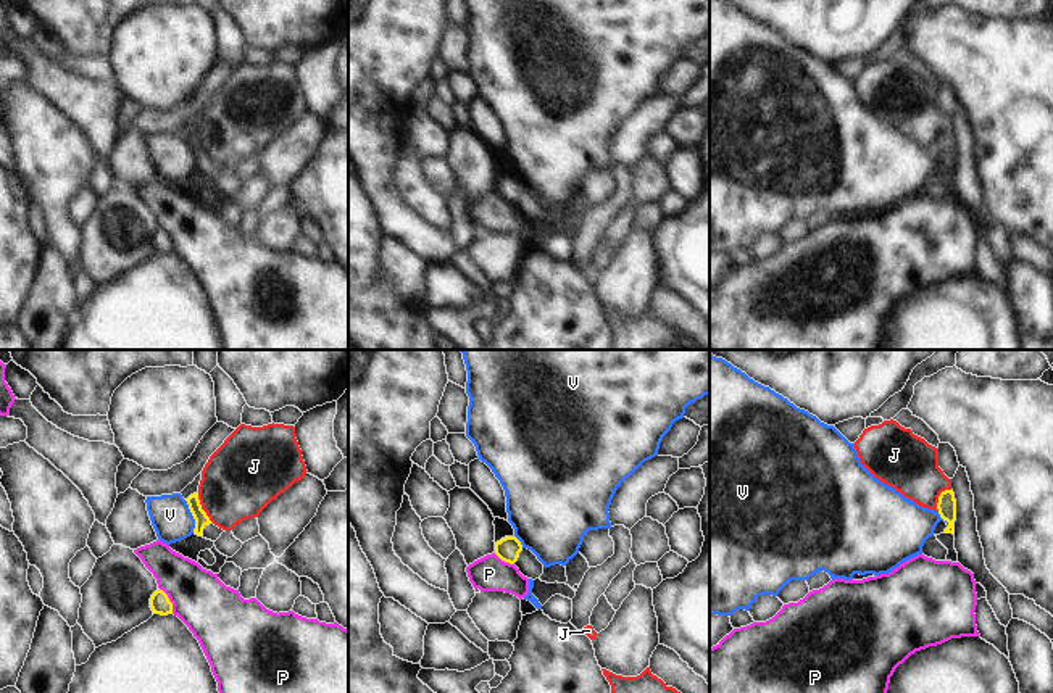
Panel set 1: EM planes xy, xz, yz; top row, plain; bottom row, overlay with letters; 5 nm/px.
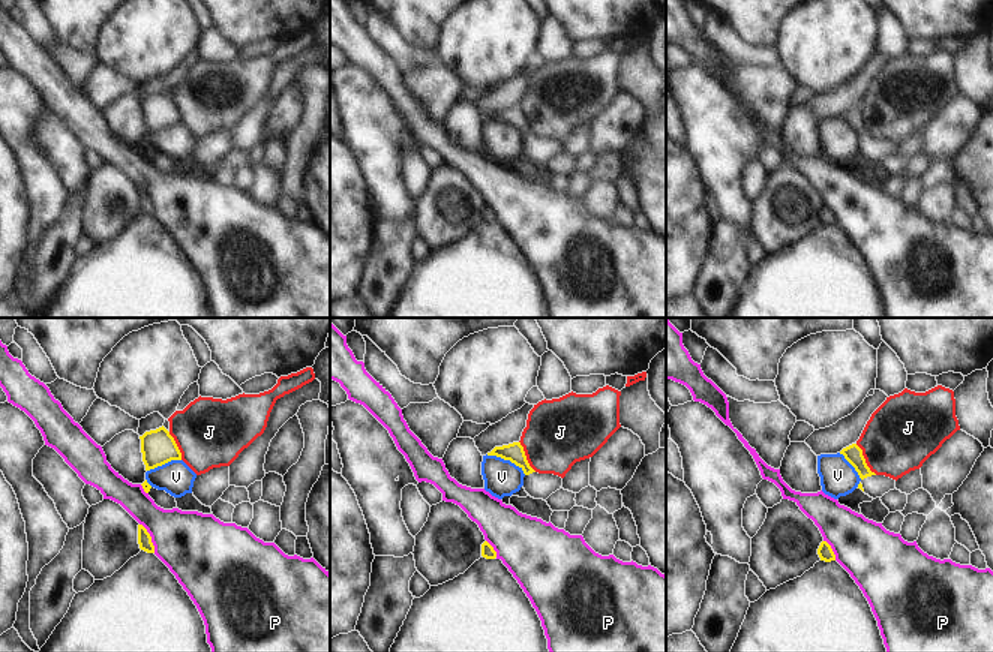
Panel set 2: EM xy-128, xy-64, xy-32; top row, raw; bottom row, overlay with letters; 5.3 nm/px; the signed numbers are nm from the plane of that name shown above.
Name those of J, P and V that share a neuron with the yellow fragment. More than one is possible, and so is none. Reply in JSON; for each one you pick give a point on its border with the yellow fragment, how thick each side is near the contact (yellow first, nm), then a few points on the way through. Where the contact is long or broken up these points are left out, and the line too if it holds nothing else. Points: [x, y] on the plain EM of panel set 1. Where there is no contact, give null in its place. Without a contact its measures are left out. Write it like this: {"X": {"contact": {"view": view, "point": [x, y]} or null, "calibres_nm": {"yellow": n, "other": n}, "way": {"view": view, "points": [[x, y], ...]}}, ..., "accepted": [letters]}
{"accepted": []}

